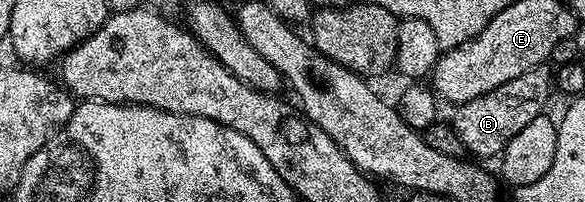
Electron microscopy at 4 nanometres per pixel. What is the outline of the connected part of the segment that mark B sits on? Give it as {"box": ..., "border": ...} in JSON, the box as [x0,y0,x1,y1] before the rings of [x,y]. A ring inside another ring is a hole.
{"box":[452,65,552,159],"border":[[[545,65],[537,66],[535,70],[524,72],[524,76],[516,76],[516,80],[508,80],[508,84],[500,84],[492,92],[480,96],[471,102],[461,103],[452,117],[454,131],[466,146],[471,155],[479,159],[501,155],[502,149],[528,124],[536,120],[536,116],[547,109],[546,101],[550,98],[552,90],[552,74],[546,71]]]}

